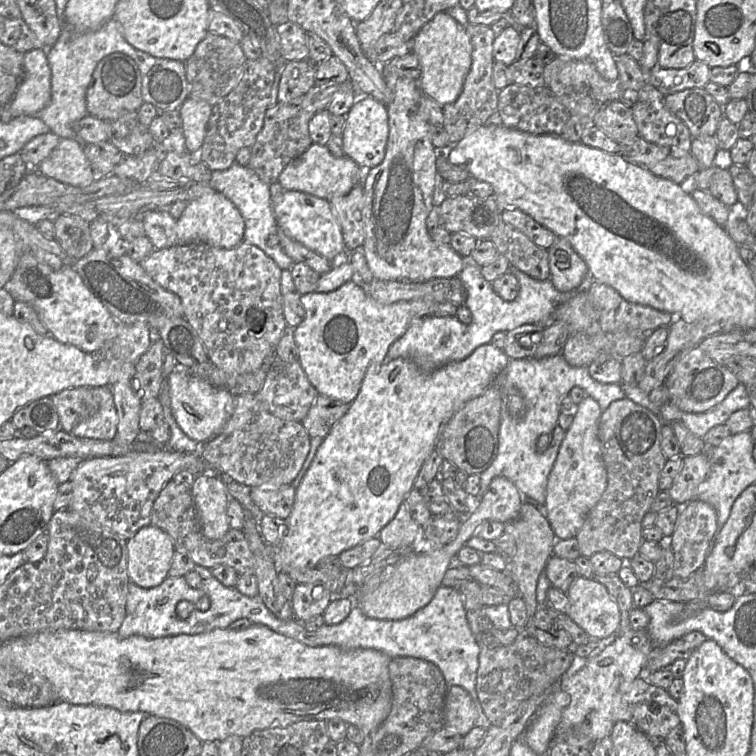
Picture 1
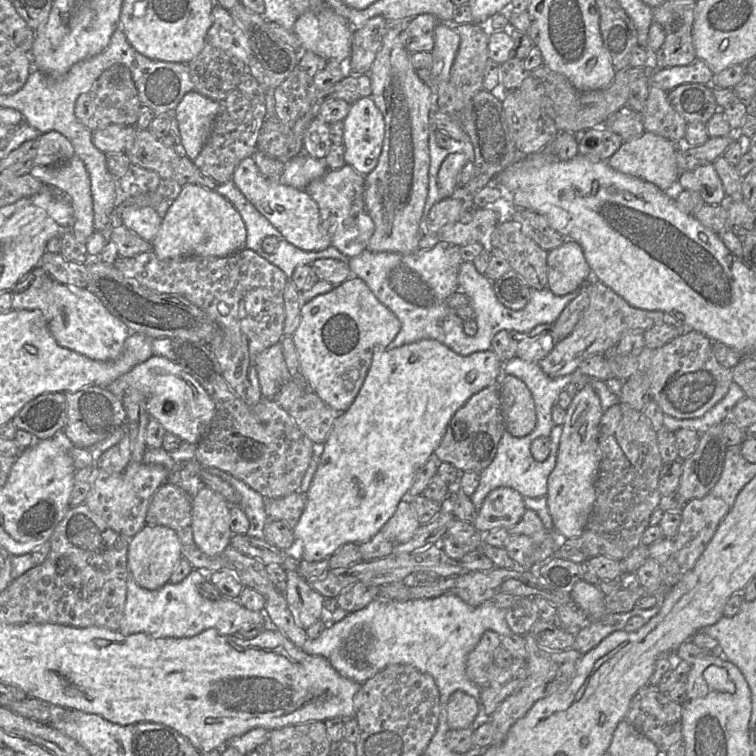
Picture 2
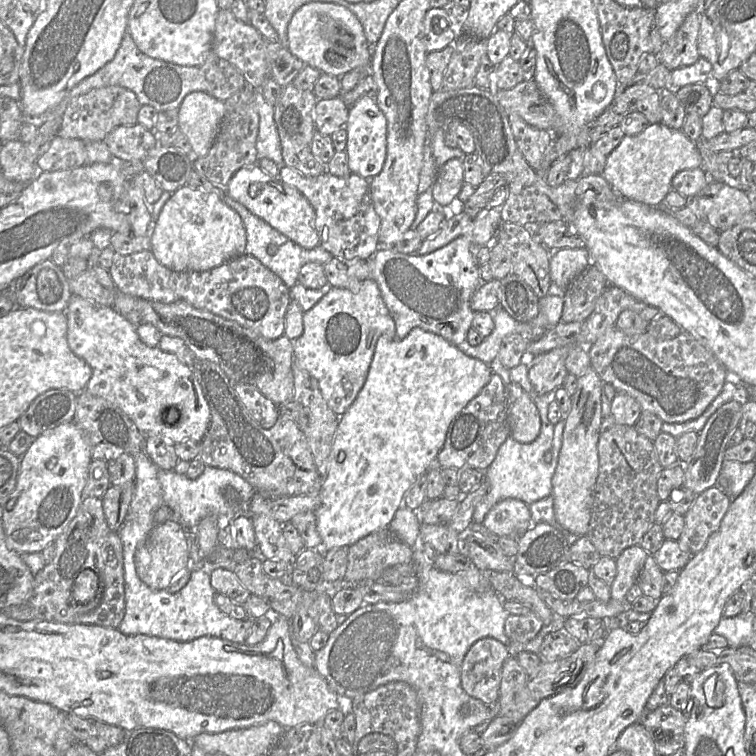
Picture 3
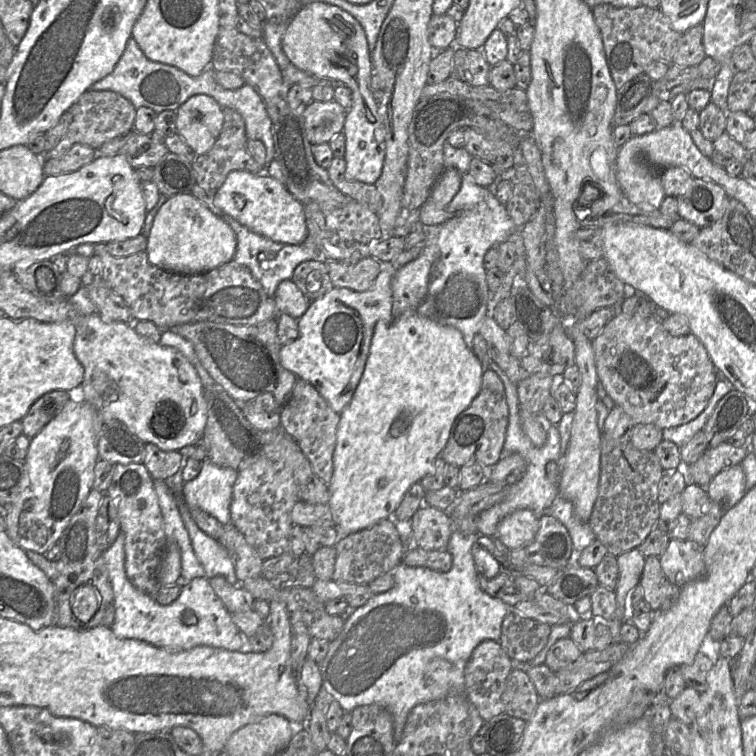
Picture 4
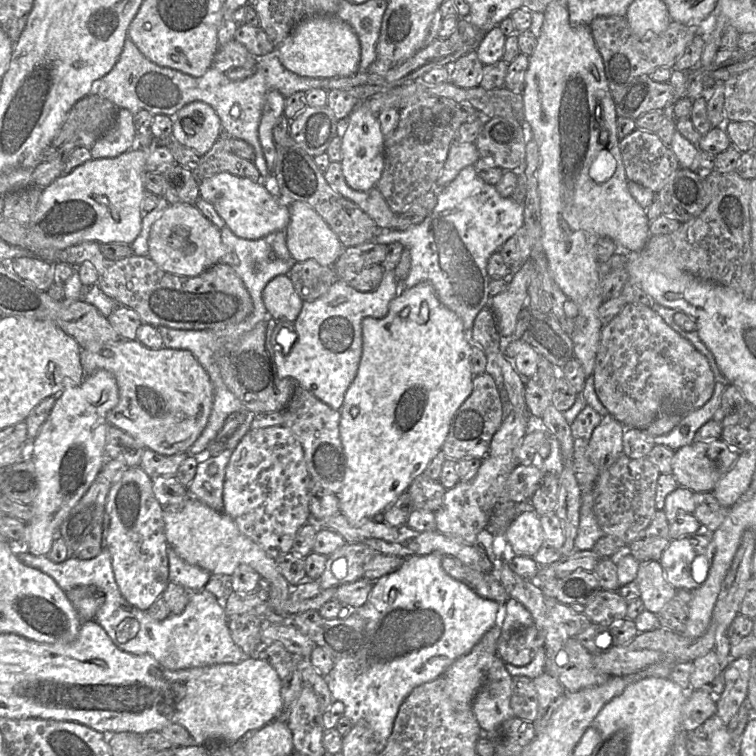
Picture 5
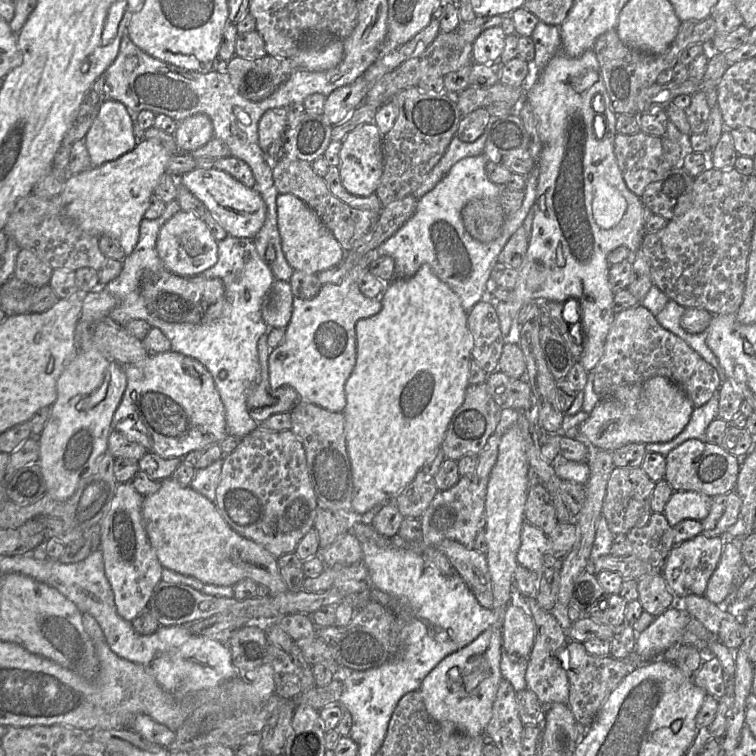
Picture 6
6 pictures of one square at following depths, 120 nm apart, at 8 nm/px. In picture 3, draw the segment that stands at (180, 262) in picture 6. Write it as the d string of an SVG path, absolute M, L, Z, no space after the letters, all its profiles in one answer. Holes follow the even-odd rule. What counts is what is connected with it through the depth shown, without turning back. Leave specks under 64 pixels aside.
M184 185L163 205L150 242L150 251L163 266L174 271L203 272L245 254L246 231L239 214L218 195Z

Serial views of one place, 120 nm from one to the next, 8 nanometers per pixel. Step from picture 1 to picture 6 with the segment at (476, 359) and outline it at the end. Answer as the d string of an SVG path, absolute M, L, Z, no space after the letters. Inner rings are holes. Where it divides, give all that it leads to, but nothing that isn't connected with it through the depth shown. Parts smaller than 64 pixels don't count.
M423 264L409 278L394 278L385 285L381 311L356 323L356 364L345 383L343 415L353 479L352 510L356 518L378 504L392 501L440 448L452 416L464 402L474 347L468 314L460 298L435 275L429 264Z

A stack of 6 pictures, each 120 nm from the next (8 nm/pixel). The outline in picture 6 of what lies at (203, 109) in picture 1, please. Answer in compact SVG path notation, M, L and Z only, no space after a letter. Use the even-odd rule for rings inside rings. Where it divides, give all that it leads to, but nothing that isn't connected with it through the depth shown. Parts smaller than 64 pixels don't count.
M203 113L189 116L177 123L173 137L179 151L190 153L213 138L211 119Z

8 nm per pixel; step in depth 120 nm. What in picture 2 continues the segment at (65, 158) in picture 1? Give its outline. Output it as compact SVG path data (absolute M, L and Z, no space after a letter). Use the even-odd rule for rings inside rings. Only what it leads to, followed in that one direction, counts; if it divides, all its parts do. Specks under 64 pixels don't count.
M74 154L71 159L56 166L34 164L29 174L45 186L53 186L70 196L74 210L74 224L71 230L78 241L86 243L95 230L91 182L83 161Z

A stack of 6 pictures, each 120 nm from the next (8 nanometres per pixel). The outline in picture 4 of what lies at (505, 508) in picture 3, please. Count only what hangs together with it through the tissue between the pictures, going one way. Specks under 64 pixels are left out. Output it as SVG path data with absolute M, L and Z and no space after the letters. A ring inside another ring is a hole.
M517 510L500 521L497 537L509 550L525 548L534 540L539 525L539 515L532 510Z

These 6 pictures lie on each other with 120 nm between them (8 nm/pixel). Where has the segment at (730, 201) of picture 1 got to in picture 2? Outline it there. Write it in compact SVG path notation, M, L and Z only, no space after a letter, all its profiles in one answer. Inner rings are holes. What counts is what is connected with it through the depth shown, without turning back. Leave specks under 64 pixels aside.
M712 163L680 173L677 180L684 190L698 192L708 205L720 204L727 197Z

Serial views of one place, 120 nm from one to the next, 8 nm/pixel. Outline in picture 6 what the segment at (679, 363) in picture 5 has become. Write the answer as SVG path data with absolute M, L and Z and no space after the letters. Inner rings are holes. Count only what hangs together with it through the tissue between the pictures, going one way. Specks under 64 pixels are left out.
M641 304L616 314L606 338L604 354L596 367L588 373L594 375L594 390L600 399L609 397L619 386L638 384L654 376L663 376L678 384L696 408L708 402L721 385L716 370L682 339L664 329Z

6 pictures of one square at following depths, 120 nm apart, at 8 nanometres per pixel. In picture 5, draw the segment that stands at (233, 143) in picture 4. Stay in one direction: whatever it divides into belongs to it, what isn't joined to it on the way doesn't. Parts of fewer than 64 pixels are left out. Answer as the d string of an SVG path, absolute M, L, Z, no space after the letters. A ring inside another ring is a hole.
M223 132L212 148L201 156L199 165L194 172L198 180L218 173L229 172L254 182L262 182L260 173L252 161L240 158L231 152L230 138L233 137L227 136Z

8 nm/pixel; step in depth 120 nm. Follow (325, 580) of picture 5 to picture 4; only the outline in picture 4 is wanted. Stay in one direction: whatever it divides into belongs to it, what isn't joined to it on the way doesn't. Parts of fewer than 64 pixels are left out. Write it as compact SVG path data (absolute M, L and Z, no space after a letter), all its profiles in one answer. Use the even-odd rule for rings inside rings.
M392 520L376 523L371 527L340 537L334 546L336 561L332 580L337 583L368 585L379 576L390 573L402 563L407 552L407 543L402 540L397 522Z

